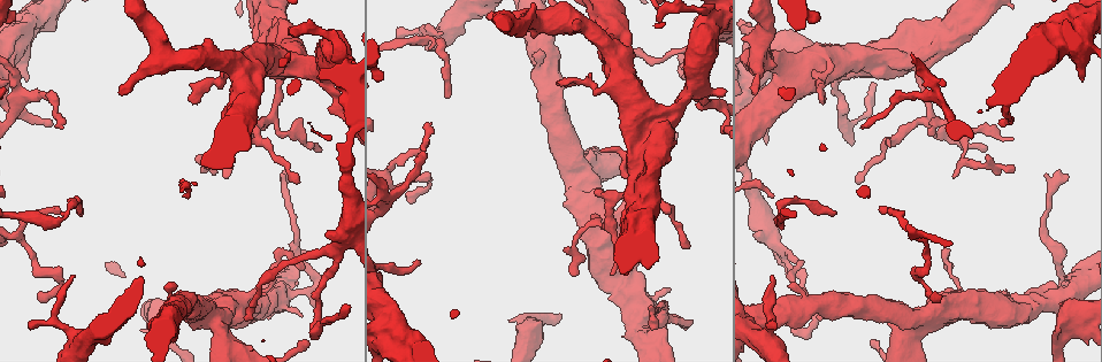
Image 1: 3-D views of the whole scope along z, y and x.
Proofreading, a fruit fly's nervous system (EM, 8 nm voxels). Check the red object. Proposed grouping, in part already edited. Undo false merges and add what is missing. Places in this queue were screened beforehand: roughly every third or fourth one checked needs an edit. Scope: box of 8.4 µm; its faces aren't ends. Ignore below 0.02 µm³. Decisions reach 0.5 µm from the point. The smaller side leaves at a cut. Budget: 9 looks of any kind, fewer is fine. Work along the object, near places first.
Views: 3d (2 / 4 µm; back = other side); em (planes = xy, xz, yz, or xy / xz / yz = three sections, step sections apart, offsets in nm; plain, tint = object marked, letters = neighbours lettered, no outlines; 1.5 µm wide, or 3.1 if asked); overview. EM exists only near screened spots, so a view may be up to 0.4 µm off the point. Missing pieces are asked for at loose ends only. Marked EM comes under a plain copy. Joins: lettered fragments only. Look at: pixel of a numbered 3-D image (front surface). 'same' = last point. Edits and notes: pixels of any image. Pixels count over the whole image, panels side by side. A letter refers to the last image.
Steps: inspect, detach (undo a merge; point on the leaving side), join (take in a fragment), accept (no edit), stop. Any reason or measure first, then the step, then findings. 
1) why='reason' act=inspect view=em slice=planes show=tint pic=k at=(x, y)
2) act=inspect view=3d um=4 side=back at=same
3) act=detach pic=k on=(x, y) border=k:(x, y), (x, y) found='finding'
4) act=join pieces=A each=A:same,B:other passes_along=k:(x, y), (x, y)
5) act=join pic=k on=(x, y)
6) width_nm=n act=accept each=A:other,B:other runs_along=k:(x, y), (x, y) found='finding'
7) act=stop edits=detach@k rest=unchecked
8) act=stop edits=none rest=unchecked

why='tapers out' act=inspect view=3d um=4 pic=1 at=(656, 322)

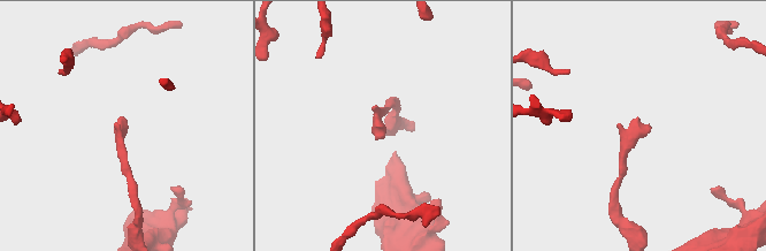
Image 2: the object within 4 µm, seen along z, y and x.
act=inspect view=em slice=planes show=letters pic=2 at=(381, 128)

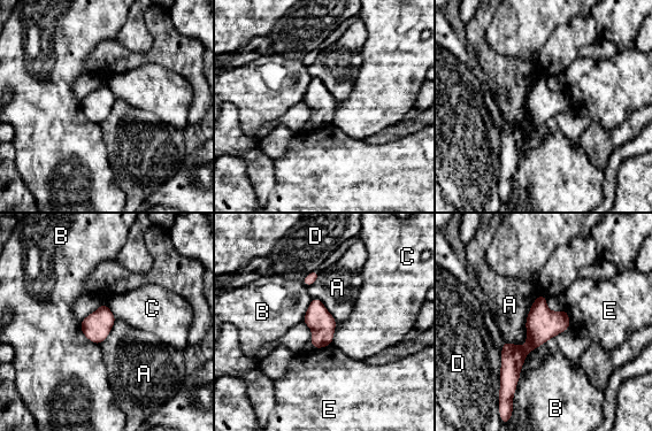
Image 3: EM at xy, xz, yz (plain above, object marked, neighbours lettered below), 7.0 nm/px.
longest_contact=A:440nm act=accept each=A:other,B:other,C:other,D:other,E:other runs_along=3:(541, 298), (509, 382) found='no lettered fragment goes on from it'

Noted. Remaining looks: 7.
why='thick end' act=inspect view=em slice=yz step=8 show=tint pic=1 at=(668, 290)

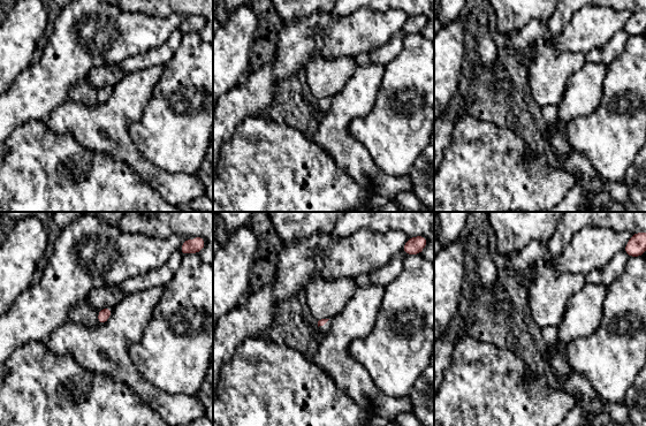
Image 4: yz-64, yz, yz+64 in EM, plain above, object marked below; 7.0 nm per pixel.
act=inspect view=em slice=planes show=letters at=same

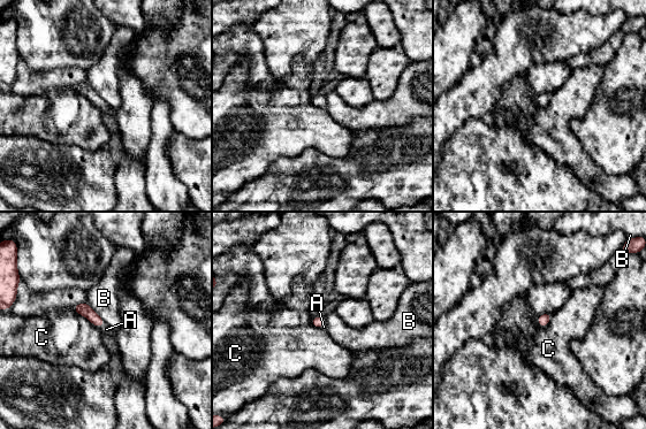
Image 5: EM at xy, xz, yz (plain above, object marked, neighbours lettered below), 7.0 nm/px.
act=join pieces=A each=A:same,B:other,C:other passes_along=5:(84, 308), (101, 324), (106, 329) found='the cell continues'

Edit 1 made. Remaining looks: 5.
why='redraw' act=inspect view=overview

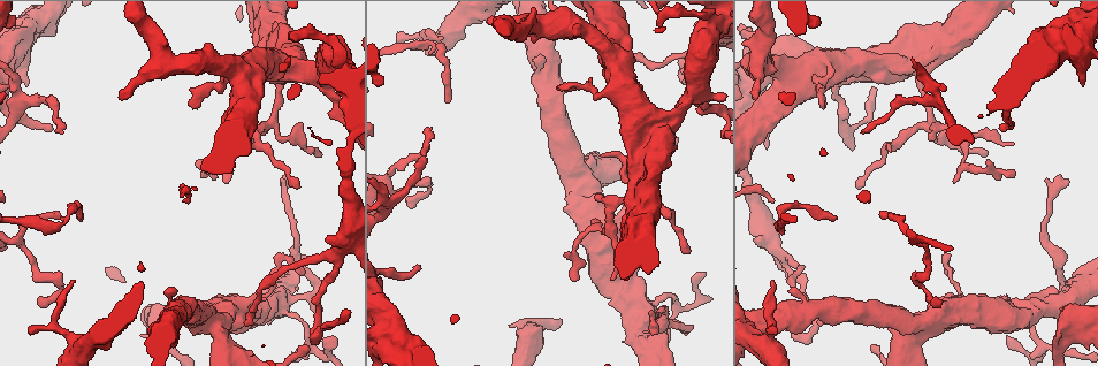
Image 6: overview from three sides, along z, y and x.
why='branch stops here' act=inspect view=em slice=planes show=letters pic=6 at=(410, 206)

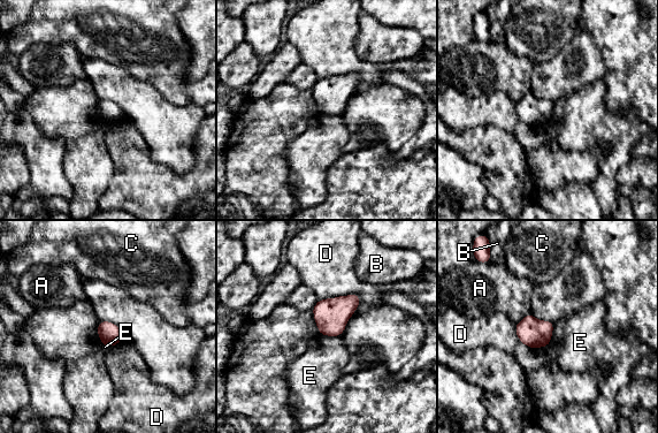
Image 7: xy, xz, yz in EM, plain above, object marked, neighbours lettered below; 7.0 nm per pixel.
act=accept each=A:other,B:other,C:other,D:other,E:other border=7:(553, 323), (553, 332), (548, 347) found='none of them fits'

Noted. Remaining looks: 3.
act=inspect view=em slice=xz step=8 show=letters pic=6 at=(78, 217)

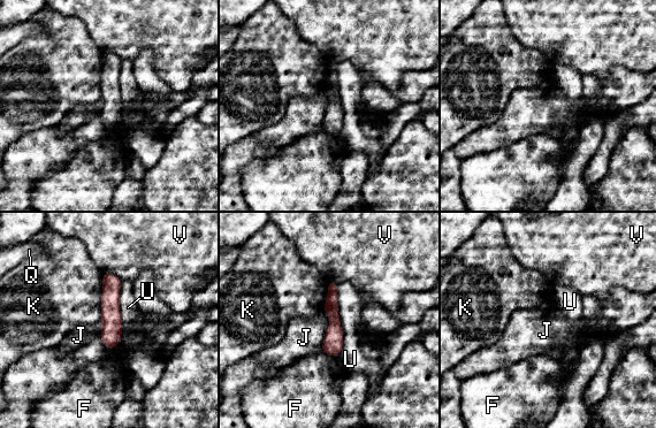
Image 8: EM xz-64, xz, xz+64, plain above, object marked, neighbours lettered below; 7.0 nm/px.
why='cut it another way' act=inspect view=em slice=planes show=letters at=same

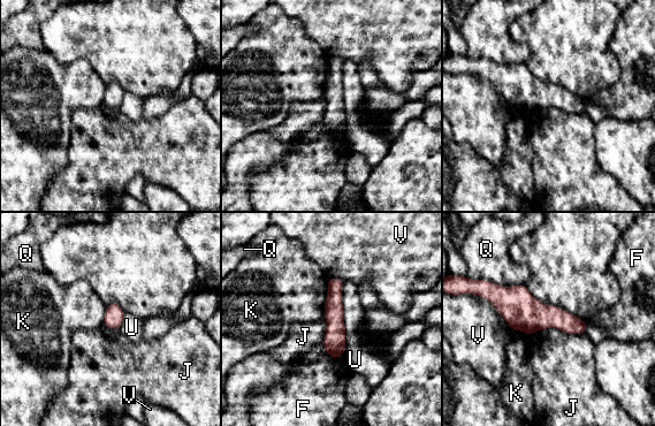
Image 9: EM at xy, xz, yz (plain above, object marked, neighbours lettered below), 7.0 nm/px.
width_nm=130 act=accept each=F:other,J:other,K:other,Q:other,U:other,V:other border=9:(584, 332), (546, 327), (528, 335) found='none of them fits'

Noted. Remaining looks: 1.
act=stop edits=join@5 rest=unchecked

